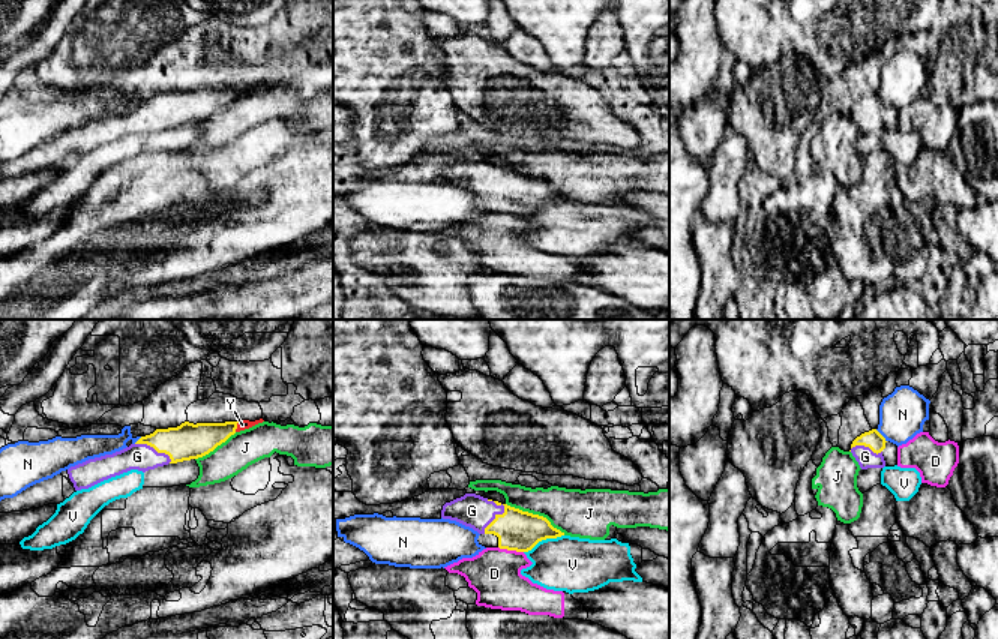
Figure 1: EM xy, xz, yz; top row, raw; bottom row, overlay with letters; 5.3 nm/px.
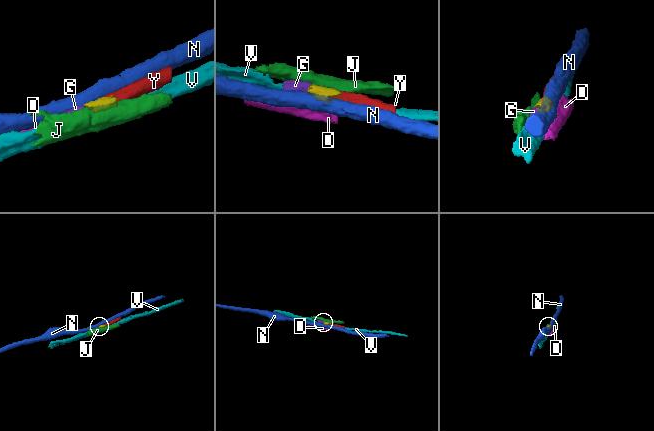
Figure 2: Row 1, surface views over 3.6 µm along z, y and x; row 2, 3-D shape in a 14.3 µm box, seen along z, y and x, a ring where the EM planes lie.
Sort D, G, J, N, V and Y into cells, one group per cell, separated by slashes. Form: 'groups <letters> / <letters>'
groups D / G Y / J / N / V

